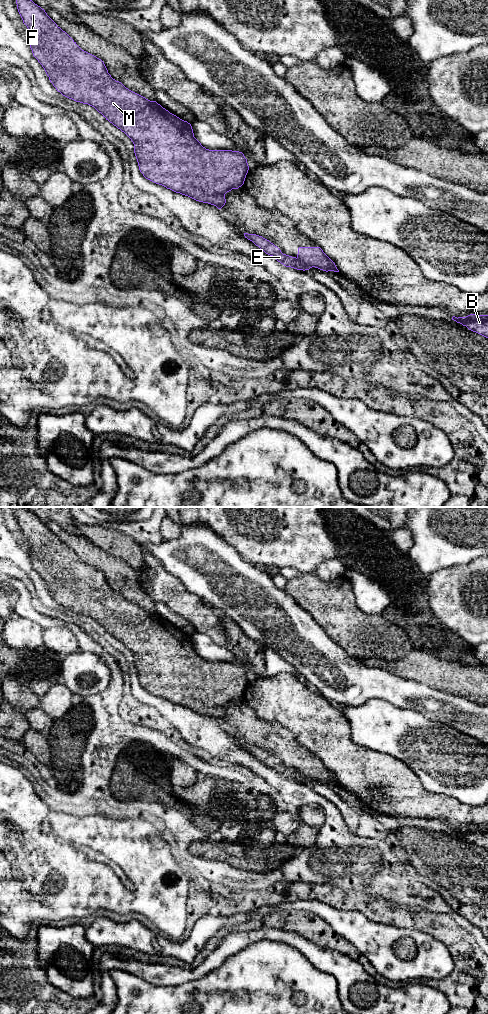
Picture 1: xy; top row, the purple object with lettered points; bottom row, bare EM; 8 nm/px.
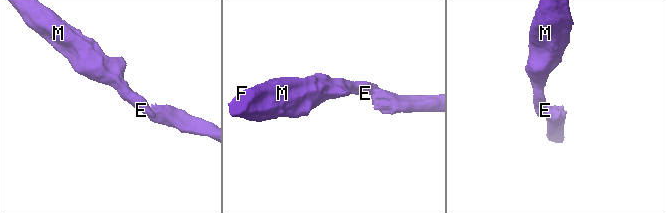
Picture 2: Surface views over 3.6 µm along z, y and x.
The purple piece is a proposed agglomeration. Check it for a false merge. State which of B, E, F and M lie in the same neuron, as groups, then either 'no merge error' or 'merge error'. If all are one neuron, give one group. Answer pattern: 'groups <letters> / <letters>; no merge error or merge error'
groups B / E F M; merge error

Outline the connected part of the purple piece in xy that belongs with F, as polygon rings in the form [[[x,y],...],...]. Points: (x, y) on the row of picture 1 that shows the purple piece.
[[[16,0],[16,4],[23,23],[29,30],[30,48],[33,56],[44,68],[50,82],[63,96],[94,107],[106,120],[131,139],[139,170],[146,179],[196,201],[214,205],[218,209],[225,205],[227,192],[238,189],[244,184],[249,166],[242,152],[206,149],[194,137],[190,123],[170,113],[156,101],[146,99],[113,79],[104,62],[82,50],[65,31],[57,26],[44,9],[32,0]]]

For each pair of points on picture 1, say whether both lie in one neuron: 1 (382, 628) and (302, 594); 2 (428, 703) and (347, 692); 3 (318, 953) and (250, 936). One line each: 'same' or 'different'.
1: same
2: same
3: same

